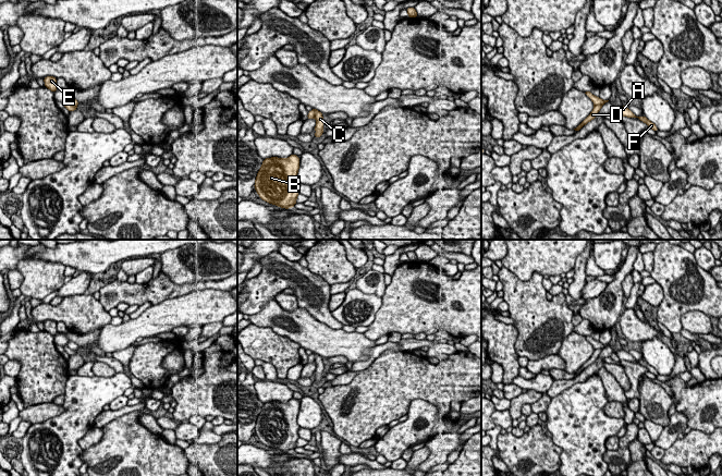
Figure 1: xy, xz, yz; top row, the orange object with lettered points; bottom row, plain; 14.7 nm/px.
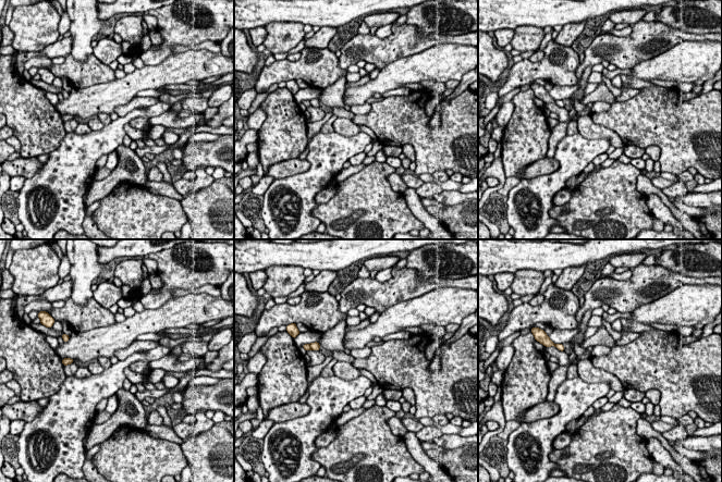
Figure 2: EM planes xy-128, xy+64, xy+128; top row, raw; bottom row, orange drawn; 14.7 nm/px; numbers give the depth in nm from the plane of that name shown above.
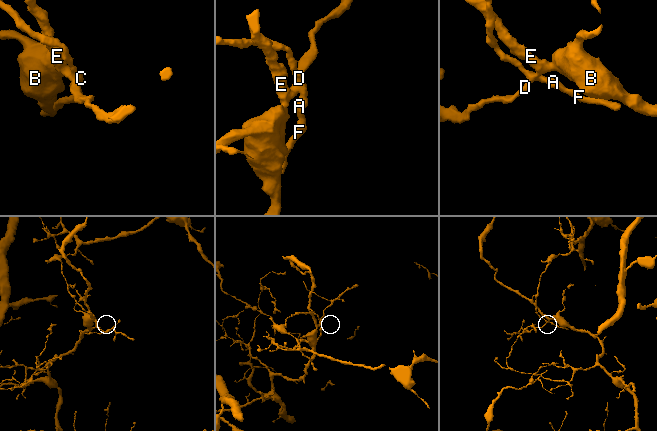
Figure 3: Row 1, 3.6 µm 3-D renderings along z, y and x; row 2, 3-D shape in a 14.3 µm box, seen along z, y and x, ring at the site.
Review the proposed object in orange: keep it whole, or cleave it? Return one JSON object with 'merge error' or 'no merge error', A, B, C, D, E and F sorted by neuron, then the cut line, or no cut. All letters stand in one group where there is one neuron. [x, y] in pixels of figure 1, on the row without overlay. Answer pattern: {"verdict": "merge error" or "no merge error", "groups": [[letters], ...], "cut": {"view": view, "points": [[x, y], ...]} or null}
{"verdict": "merge error", "groups": [["A", "C", "F"], ["B", "D", "E"]], "cut": {"view": "xy", "points": [[66, 344], [76, 352]]}}

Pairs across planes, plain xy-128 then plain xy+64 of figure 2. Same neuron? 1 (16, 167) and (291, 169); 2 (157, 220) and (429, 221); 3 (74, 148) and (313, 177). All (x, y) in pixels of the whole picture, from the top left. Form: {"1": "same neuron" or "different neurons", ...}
{"1": "same neuron", "2": "different neurons", "3": "same neuron"}

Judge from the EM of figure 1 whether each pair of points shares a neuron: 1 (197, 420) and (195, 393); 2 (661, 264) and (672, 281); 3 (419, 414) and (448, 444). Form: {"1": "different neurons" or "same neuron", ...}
{"1": "different neurons", "2": "same neuron", "3": "different neurons"}

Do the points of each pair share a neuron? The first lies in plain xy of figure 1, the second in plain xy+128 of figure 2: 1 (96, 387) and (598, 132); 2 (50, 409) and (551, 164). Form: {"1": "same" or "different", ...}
{"1": "different", "2": "same"}

